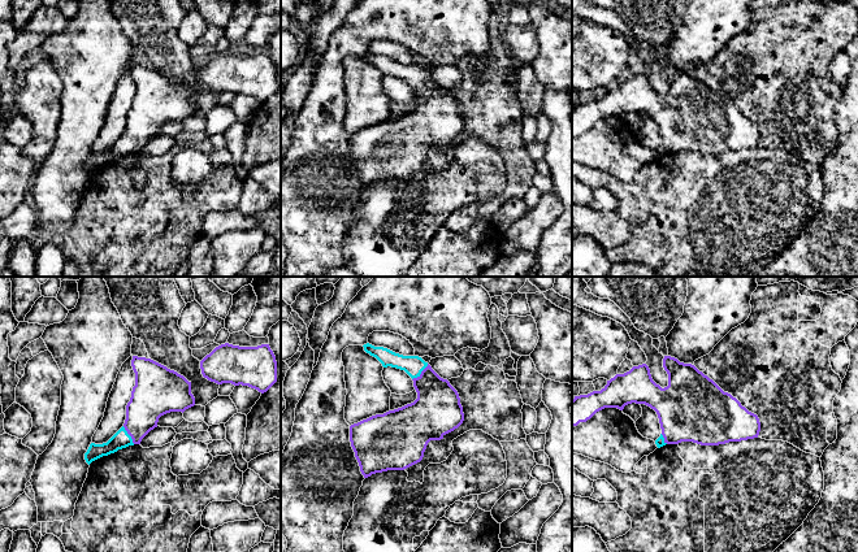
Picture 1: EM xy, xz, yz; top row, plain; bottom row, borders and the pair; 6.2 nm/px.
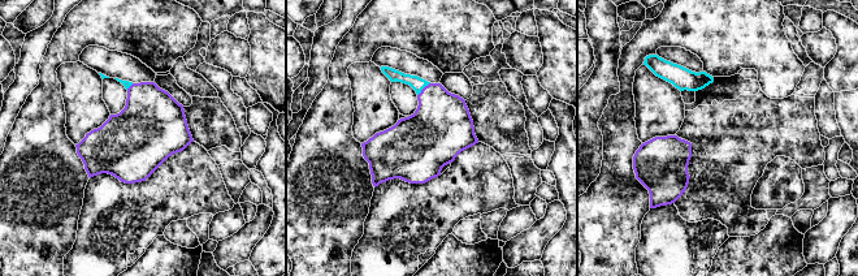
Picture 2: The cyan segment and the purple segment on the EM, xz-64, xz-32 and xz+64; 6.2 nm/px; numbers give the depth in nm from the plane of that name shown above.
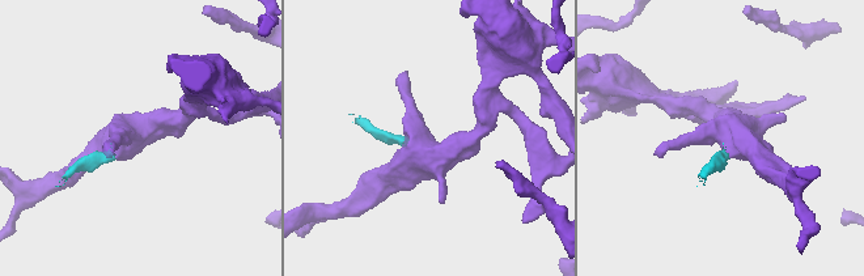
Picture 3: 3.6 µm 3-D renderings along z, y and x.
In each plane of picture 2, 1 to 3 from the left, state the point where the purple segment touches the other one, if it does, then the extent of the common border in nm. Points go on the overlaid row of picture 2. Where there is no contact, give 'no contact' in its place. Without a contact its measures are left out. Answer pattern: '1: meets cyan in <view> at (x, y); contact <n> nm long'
1: meets cyan in xz-64 at (129, 86); contact 60 nm long
2: meets cyan in xz-32 at (423, 87); contact 120 nm long
3: no contact

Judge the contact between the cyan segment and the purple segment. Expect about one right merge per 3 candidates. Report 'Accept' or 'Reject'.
Accept

